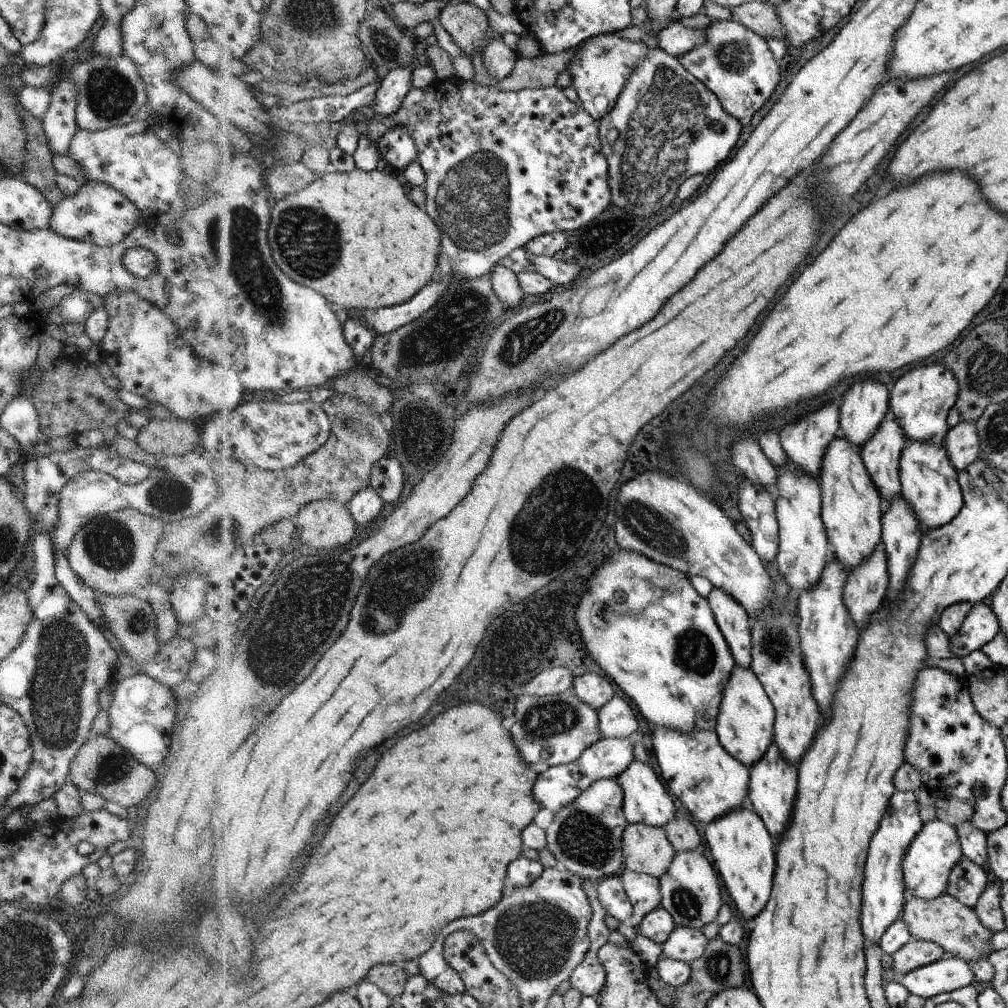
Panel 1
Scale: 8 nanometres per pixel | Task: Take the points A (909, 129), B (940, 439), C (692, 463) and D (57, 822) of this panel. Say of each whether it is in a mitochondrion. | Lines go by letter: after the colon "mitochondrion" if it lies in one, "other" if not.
A: other
B: other
C: mitochondrion
D: other

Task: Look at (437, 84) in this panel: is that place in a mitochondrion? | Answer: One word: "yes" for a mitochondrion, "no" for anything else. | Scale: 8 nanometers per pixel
no

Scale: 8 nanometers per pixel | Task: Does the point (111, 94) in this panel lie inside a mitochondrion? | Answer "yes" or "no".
yes

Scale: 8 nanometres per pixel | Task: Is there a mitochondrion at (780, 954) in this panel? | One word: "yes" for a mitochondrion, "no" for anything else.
no

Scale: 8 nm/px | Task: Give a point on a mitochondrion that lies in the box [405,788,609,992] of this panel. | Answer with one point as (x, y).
(534, 940)

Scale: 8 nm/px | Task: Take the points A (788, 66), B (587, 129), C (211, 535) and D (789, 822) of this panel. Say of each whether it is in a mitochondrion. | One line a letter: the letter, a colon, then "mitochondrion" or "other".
A: other
B: other
C: mitochondrion
D: other

